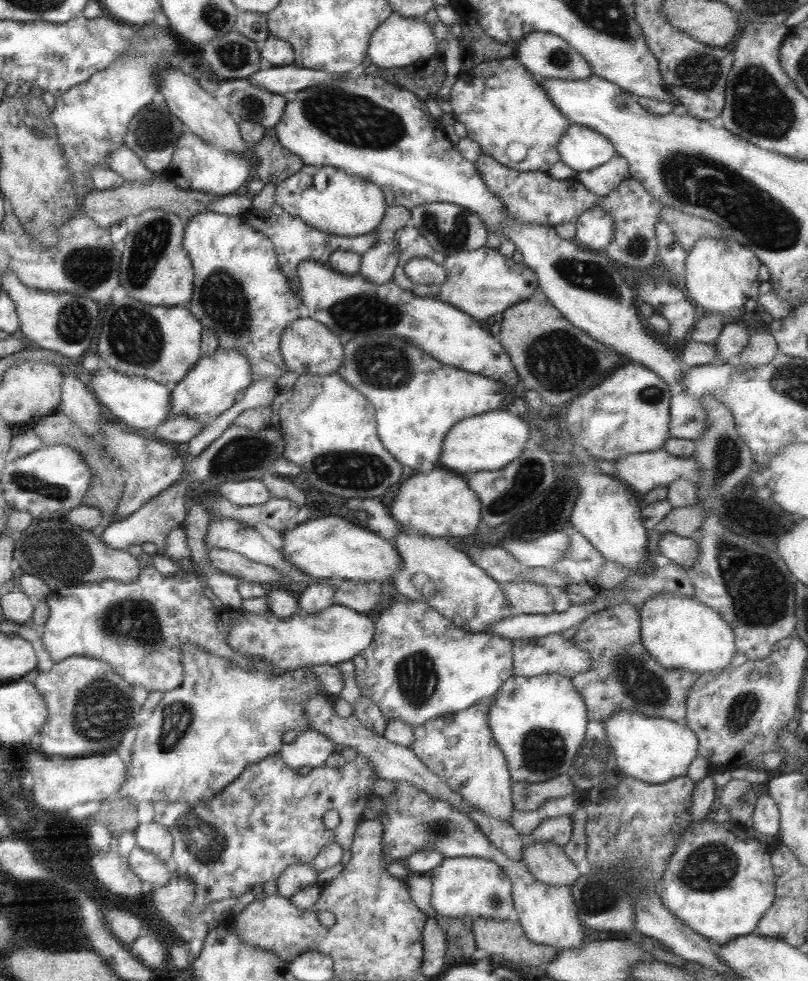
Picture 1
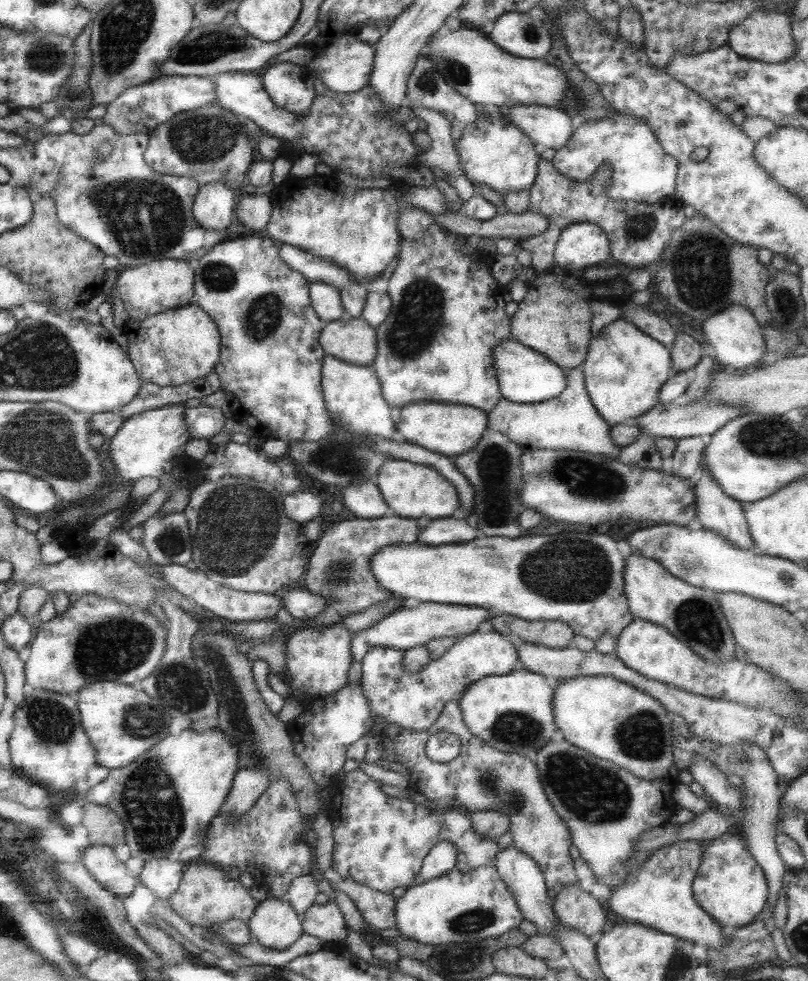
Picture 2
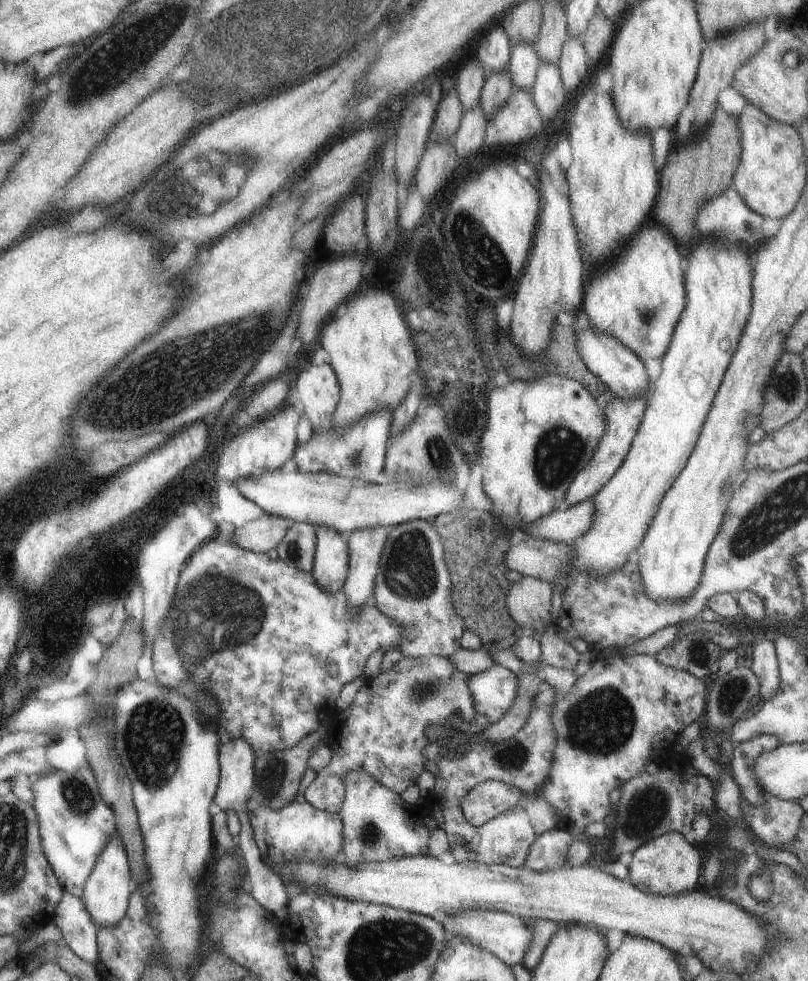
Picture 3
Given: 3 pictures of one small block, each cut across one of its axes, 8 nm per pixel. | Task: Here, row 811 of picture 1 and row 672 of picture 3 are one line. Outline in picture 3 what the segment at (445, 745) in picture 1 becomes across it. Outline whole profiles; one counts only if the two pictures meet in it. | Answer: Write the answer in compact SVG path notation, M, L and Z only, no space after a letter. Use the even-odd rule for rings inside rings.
M497 664L470 675L467 686L475 716L473 720L462 722L466 736L480 734L500 720L517 698L517 685L517 674Z

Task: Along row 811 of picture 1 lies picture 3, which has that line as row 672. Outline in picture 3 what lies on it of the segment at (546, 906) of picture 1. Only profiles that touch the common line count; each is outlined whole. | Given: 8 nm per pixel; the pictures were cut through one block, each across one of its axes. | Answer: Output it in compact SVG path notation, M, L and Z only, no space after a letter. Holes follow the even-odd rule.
M432 656L432 657L423 657L423 658L413 658L413 657L405 657L401 659L391 670L383 671L376 678L371 678L366 680L366 684L361 687L361 690L358 692L358 695L354 698L354 701L350 704L348 710L335 711L331 716L330 725L328 727L328 734L326 737L326 746L331 749L332 757L331 763L329 763L322 771L318 772L316 778L311 778L310 784L304 790L305 800L317 810L327 811L330 813L338 813L338 810L342 807L344 800L346 800L346 787L342 782L342 777L345 776L346 772L349 772L350 769L363 769L366 770L366 773L369 773L371 777L374 777L375 780L382 784L385 788L388 788L392 793L401 795L406 791L408 787L414 785L416 780L419 778L419 775L422 771L426 770L425 763L426 757L422 754L422 749L430 743L430 740L425 735L424 731L427 729L428 725L441 725L446 727L446 738L440 739L439 743L441 745L441 741L445 742L445 750L444 751L460 751L462 748L466 747L466 735L454 731L450 729L450 722L448 719L451 716L458 716L465 721L470 721L474 719L475 711L473 706L473 699L471 698L468 686L467 686L467 678L469 676L464 675L463 673L457 672L452 664L443 657L440 656Z

